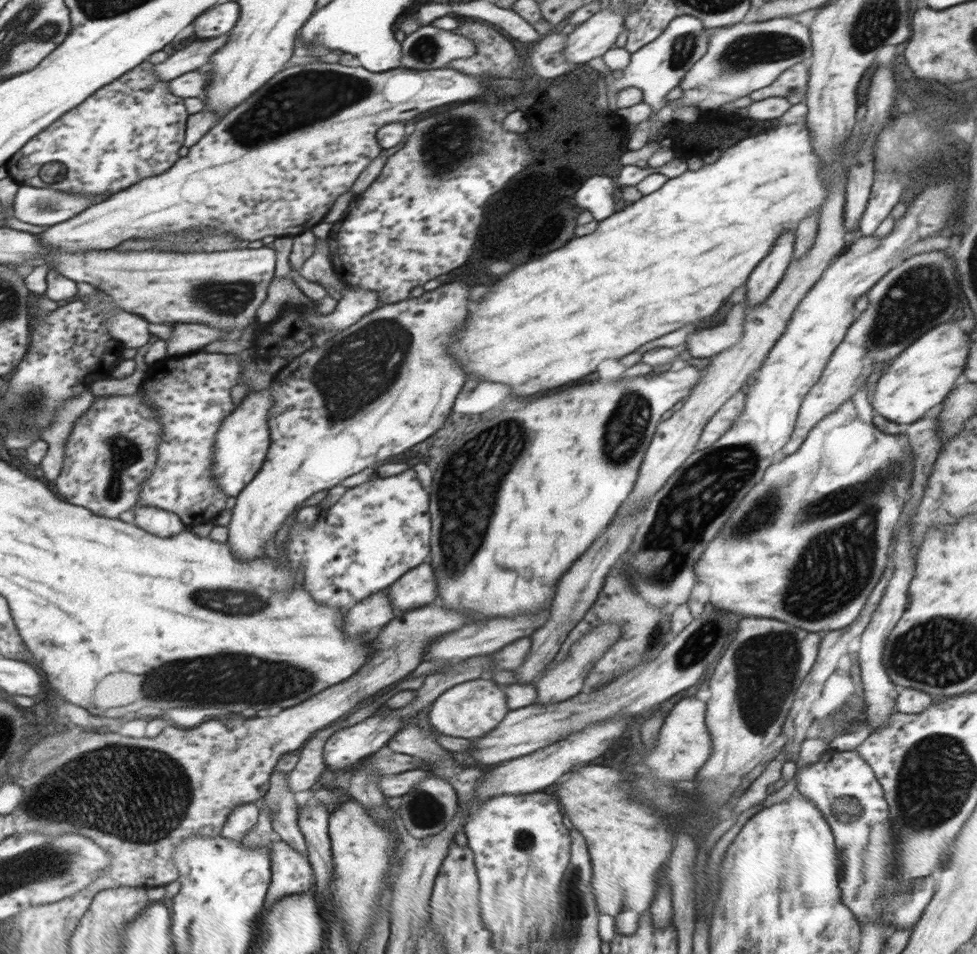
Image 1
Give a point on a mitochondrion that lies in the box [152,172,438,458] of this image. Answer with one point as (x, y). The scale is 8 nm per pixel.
(356, 369)

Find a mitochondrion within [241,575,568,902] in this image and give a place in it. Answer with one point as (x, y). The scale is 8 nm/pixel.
(424, 810)

